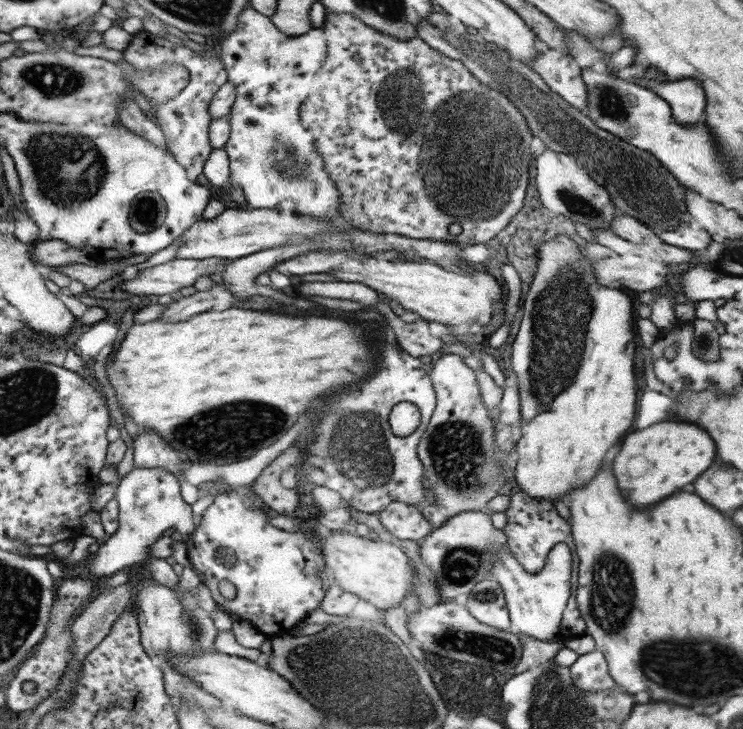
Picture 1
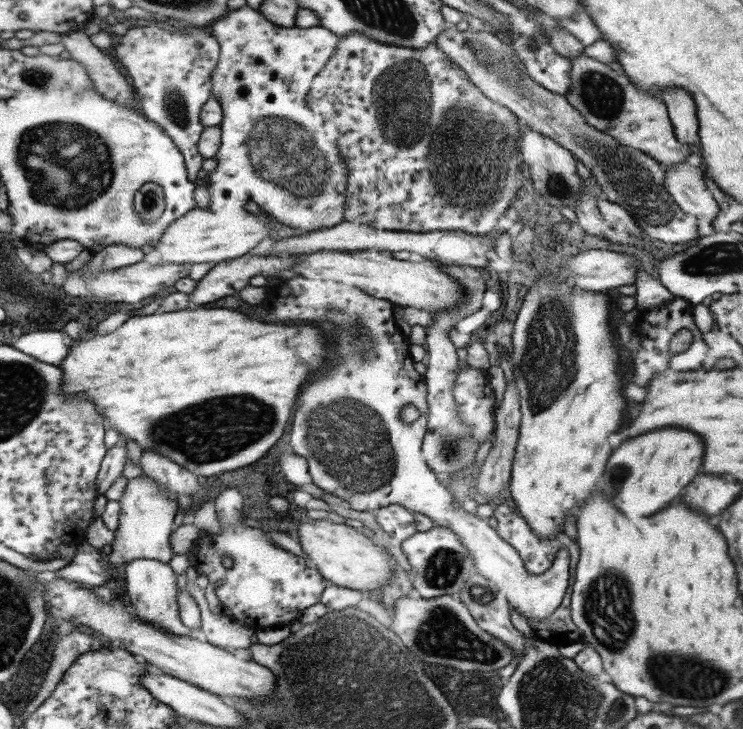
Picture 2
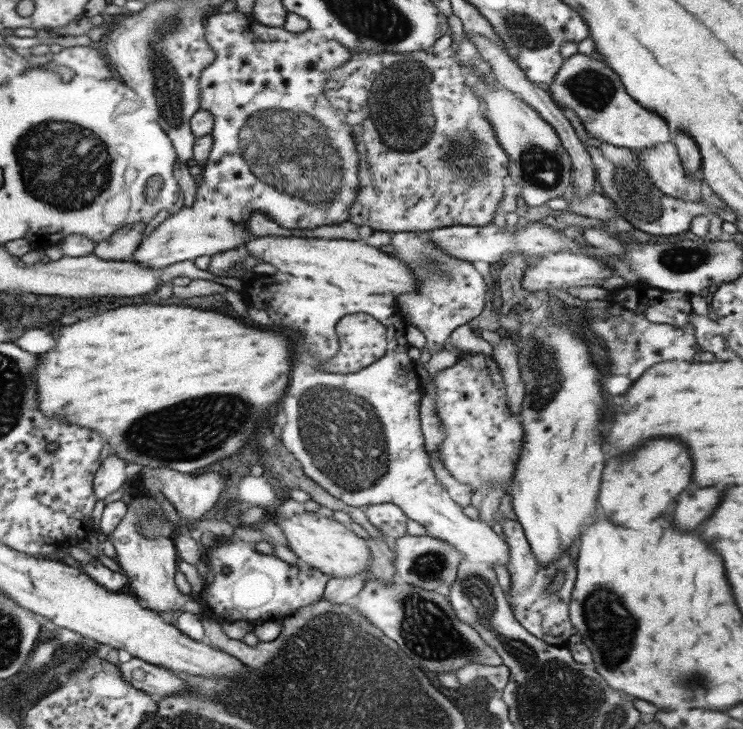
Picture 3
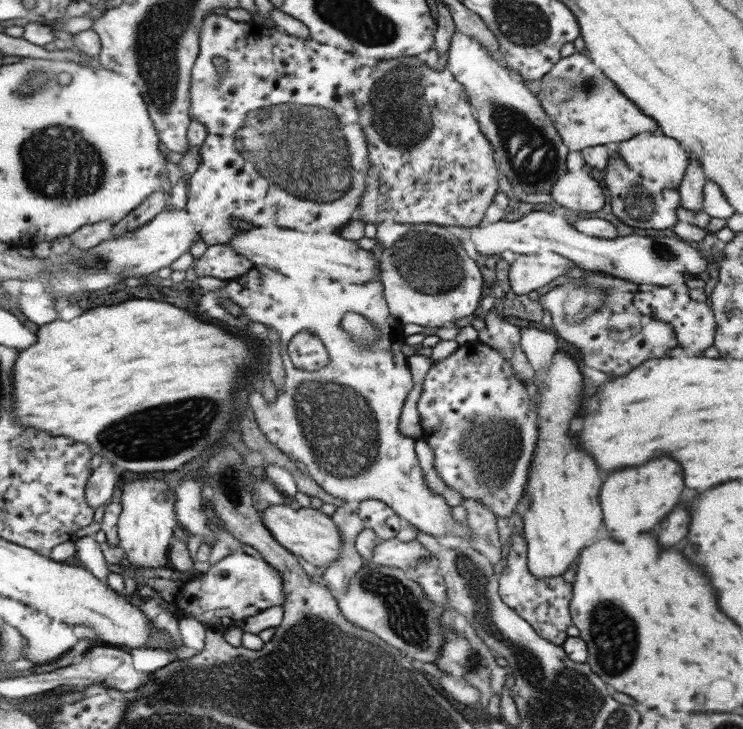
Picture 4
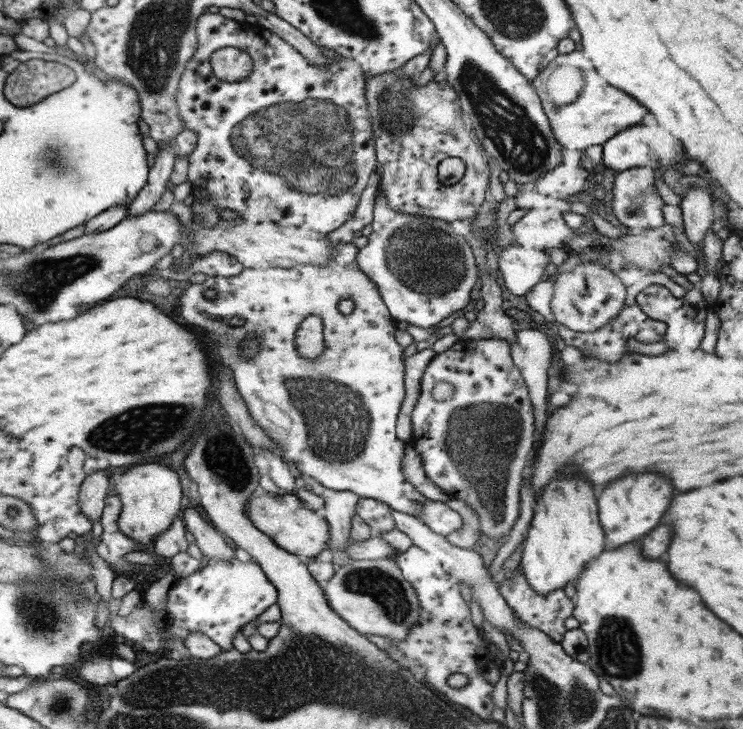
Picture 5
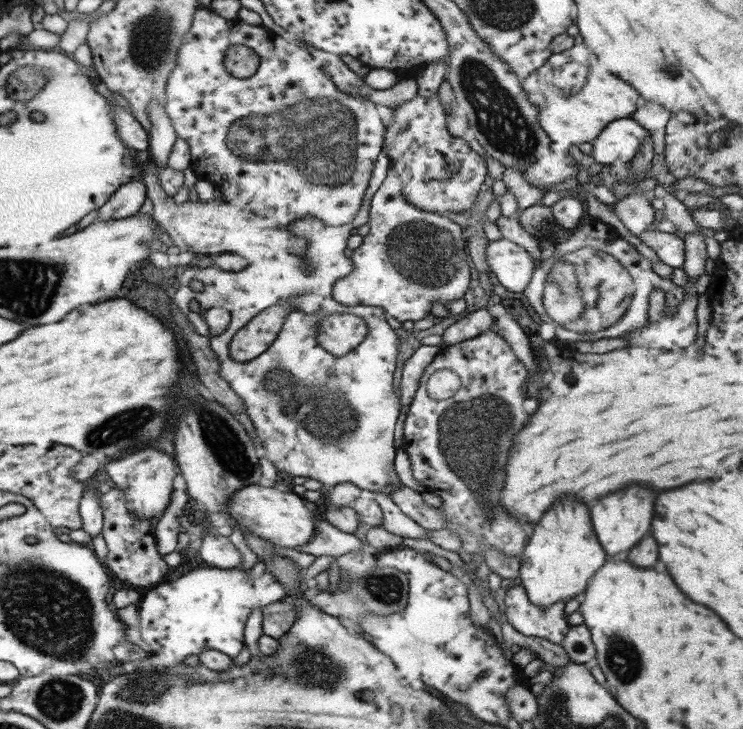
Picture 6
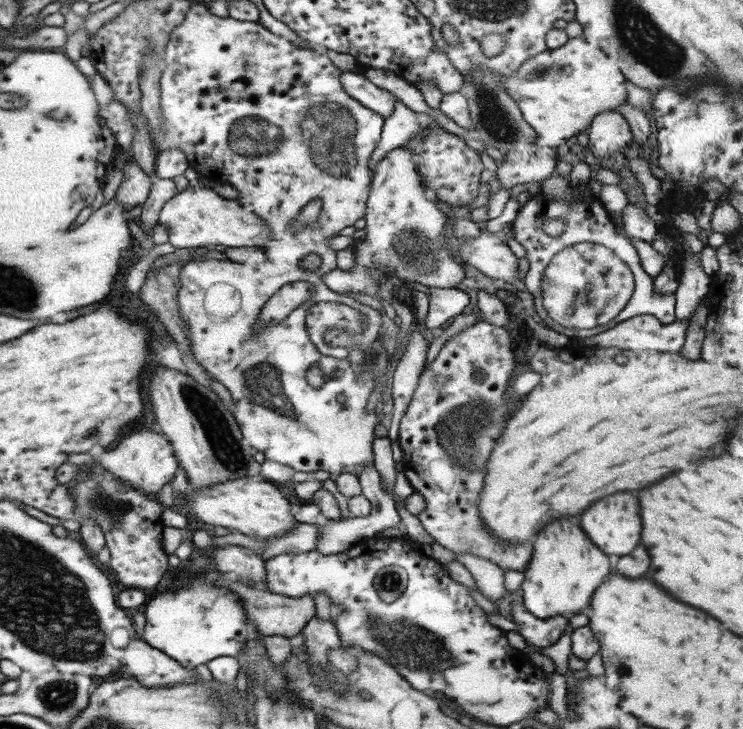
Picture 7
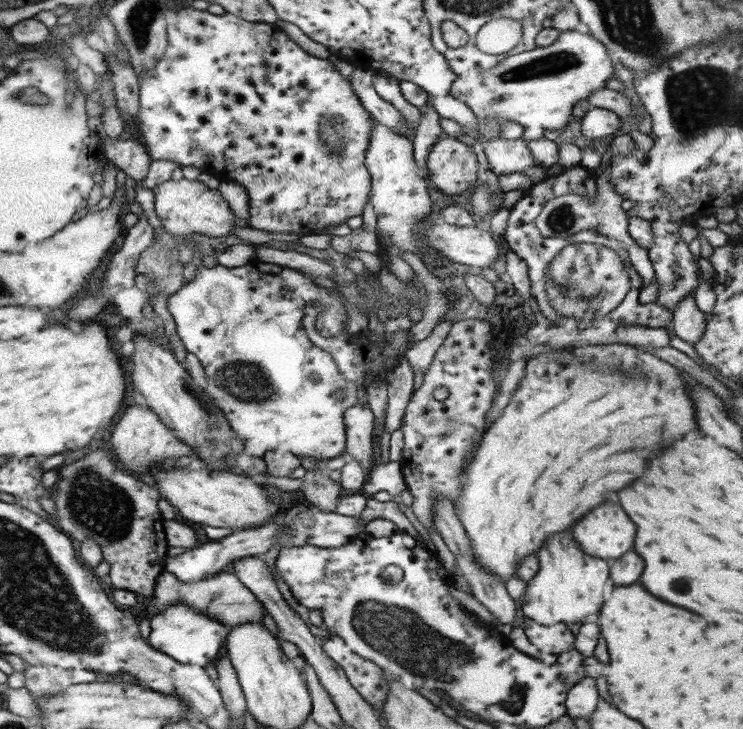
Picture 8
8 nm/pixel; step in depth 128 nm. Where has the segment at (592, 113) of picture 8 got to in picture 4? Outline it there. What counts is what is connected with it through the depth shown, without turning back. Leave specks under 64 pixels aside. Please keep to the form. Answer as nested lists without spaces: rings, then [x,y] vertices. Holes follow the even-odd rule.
[[[660,132],[655,134],[635,134],[625,140],[625,142],[617,142],[610,145],[609,153],[616,154],[631,170],[637,170],[639,174],[649,170],[649,174],[653,172],[653,176],[657,178],[661,190],[675,190],[681,183],[686,166],[688,165],[688,153],[684,151],[683,146],[679,145],[677,140],[668,138]]]

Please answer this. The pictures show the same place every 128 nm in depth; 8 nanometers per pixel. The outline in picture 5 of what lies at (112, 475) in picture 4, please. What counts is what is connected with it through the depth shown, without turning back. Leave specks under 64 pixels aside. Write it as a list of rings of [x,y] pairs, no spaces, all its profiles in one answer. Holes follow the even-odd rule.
[[[102,471],[87,475],[78,490],[80,511],[93,523],[100,520],[109,482]]]

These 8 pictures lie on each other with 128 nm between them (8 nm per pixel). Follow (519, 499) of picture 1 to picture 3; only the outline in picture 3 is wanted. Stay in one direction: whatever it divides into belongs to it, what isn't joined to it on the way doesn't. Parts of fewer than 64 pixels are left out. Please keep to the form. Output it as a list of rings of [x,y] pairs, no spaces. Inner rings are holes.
[[[500,517],[499,520],[502,528],[502,540],[508,546],[508,565],[506,566],[509,577],[508,604],[511,605],[510,610],[513,617],[522,628],[525,628],[535,638],[556,647],[566,646],[568,638],[577,634],[577,630],[567,620],[567,602],[571,599],[571,591],[576,577],[575,563],[571,563],[571,559],[564,550],[555,562],[547,566],[538,564],[531,554],[522,526],[518,521],[500,519]],[[558,572],[562,572],[564,576],[561,590],[557,590],[557,594],[547,594],[548,582],[554,580],[554,574]]]

